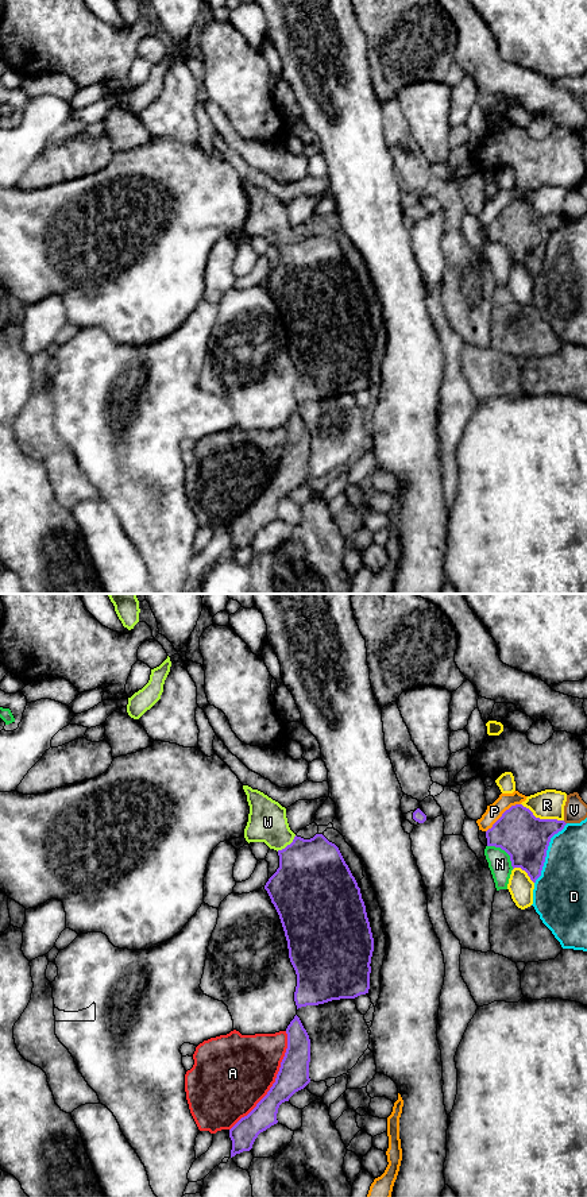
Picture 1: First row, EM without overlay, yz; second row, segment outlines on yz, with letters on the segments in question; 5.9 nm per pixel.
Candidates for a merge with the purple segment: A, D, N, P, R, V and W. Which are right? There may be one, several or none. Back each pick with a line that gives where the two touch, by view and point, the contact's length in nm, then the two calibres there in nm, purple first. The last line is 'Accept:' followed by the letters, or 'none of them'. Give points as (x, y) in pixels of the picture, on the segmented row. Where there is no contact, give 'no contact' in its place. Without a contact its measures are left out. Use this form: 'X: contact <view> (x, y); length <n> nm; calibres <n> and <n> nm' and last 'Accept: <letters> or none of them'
W: contact yz (288, 845); length 150 nm; calibres 420 and 240 nm
Accept: W

